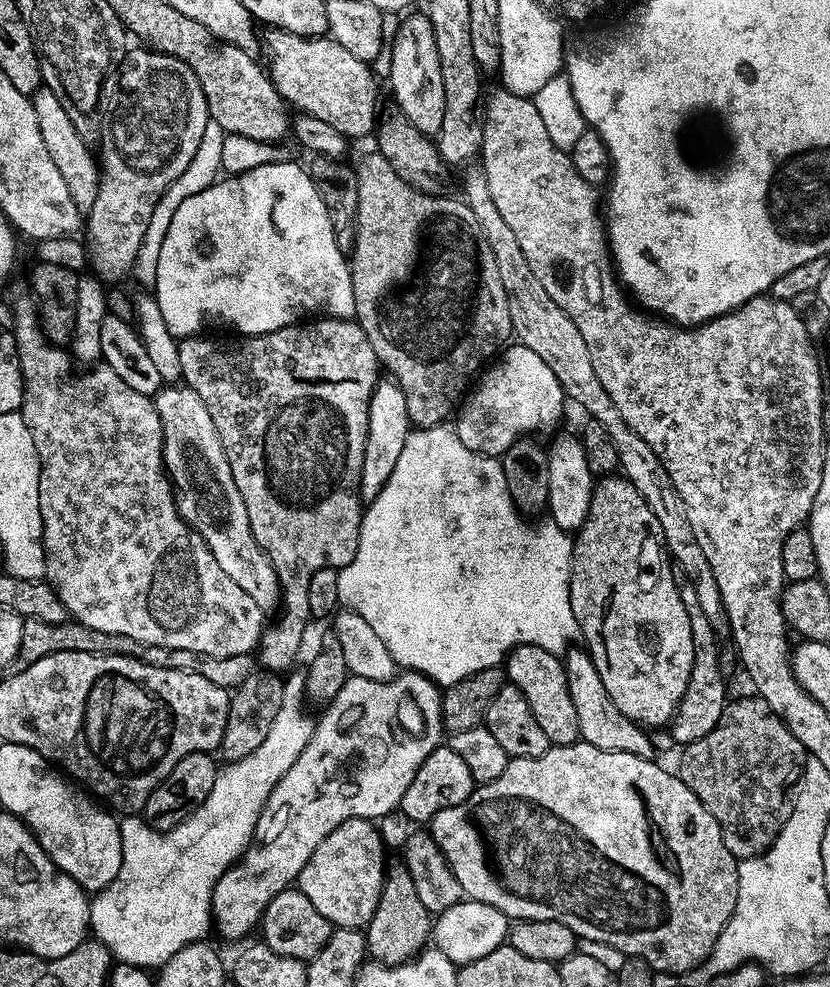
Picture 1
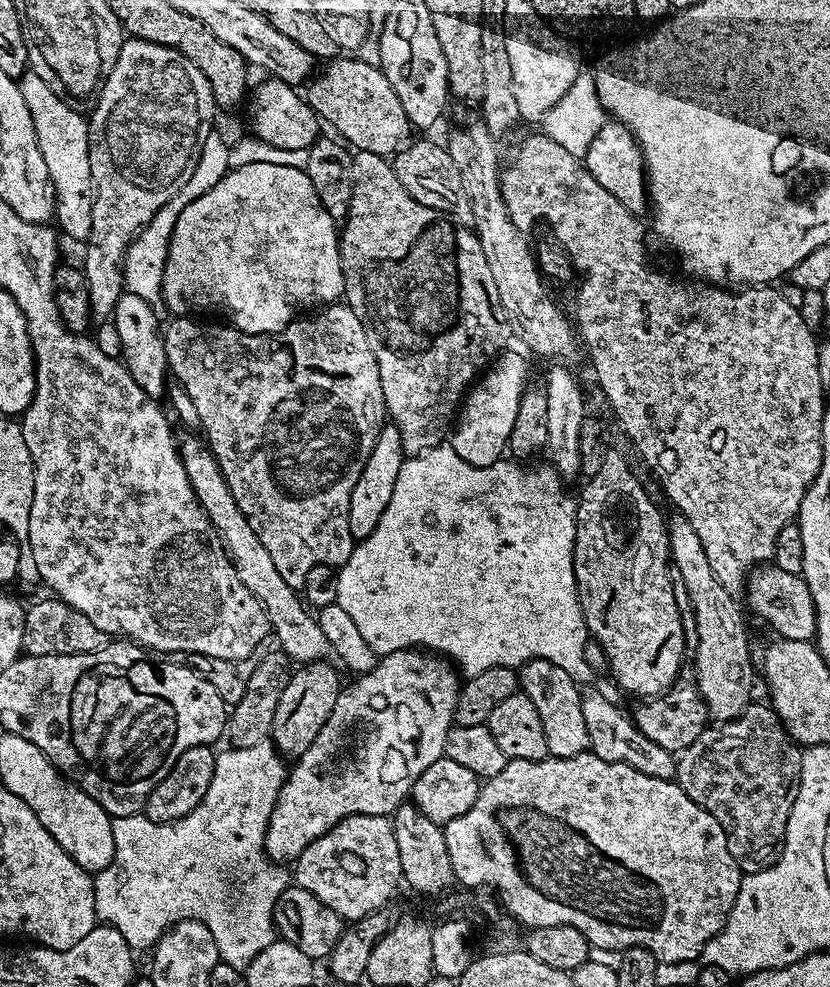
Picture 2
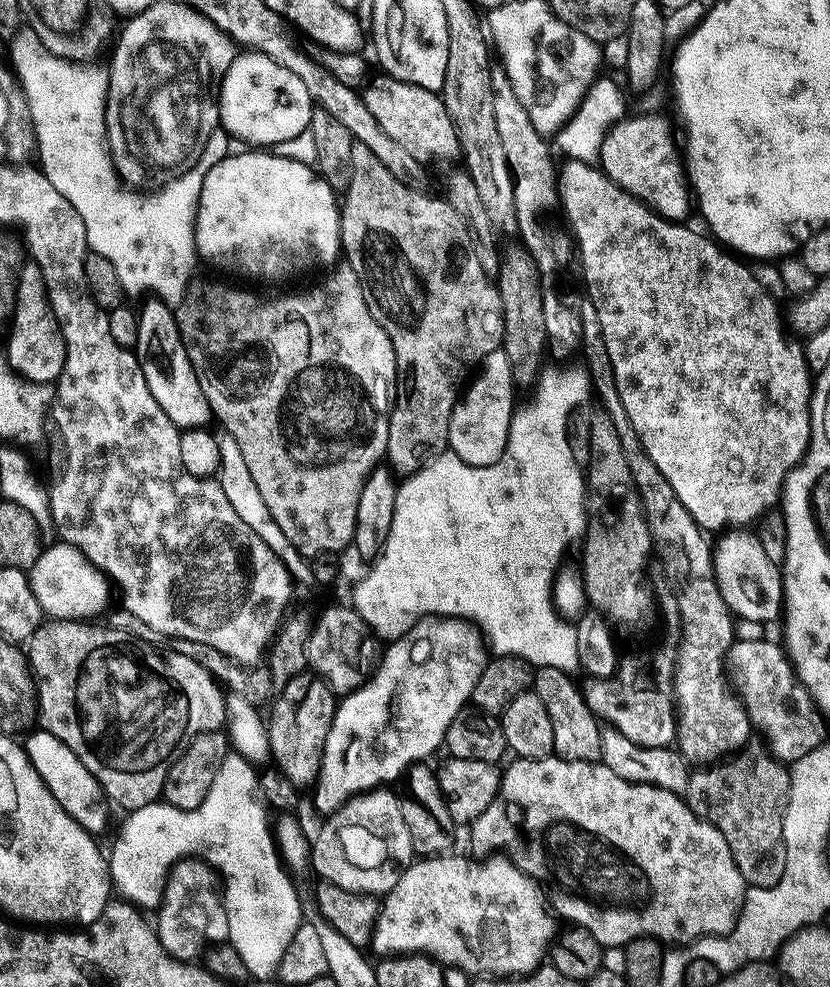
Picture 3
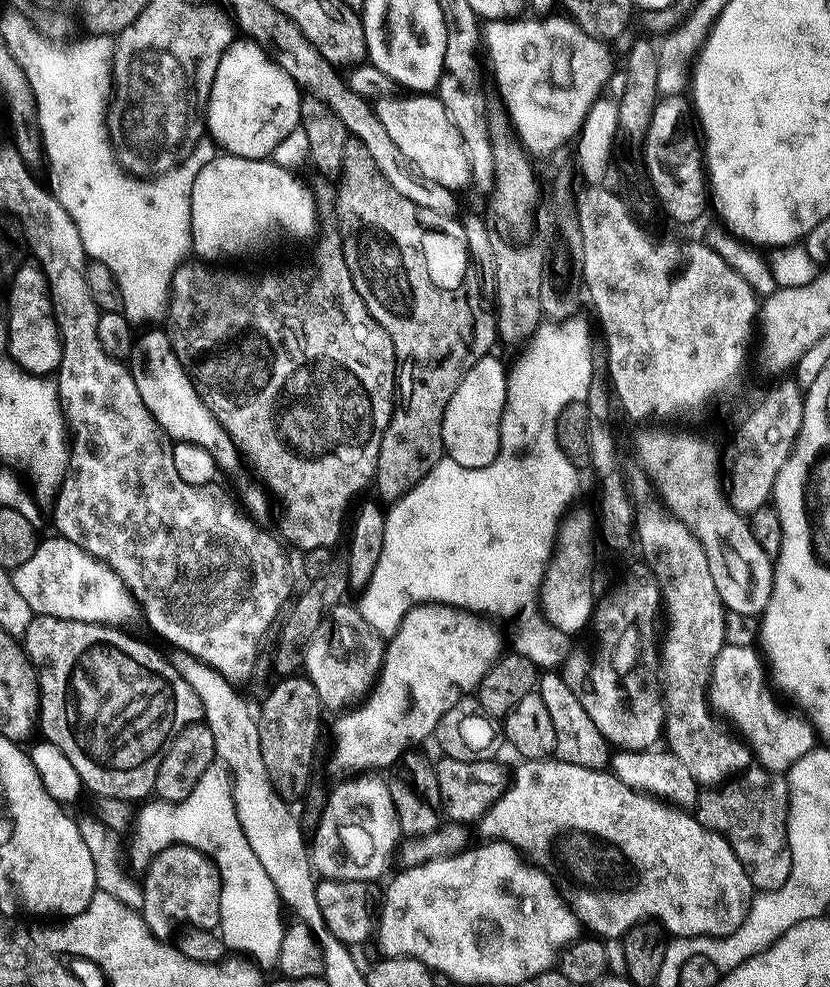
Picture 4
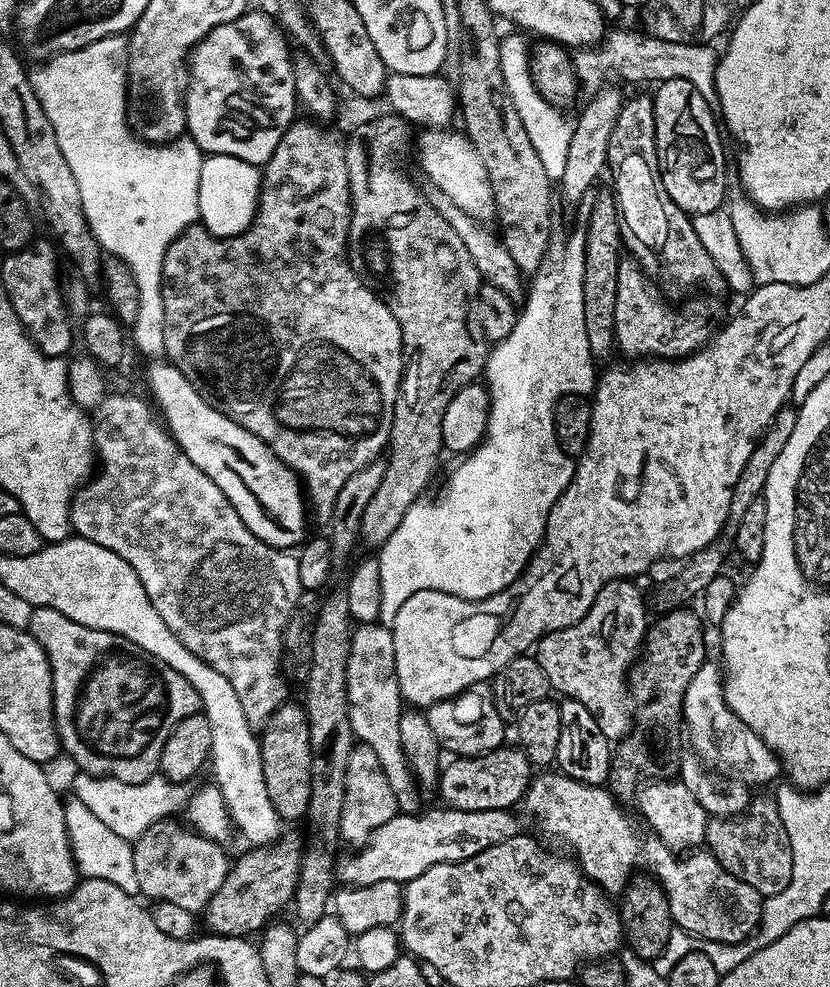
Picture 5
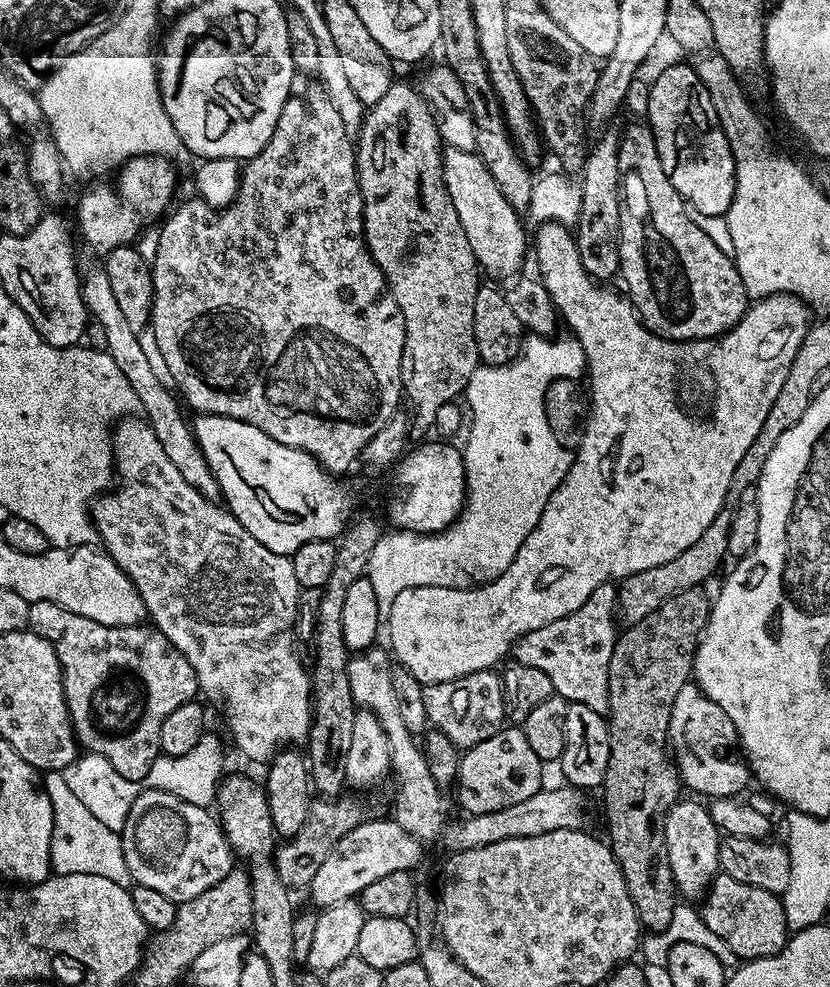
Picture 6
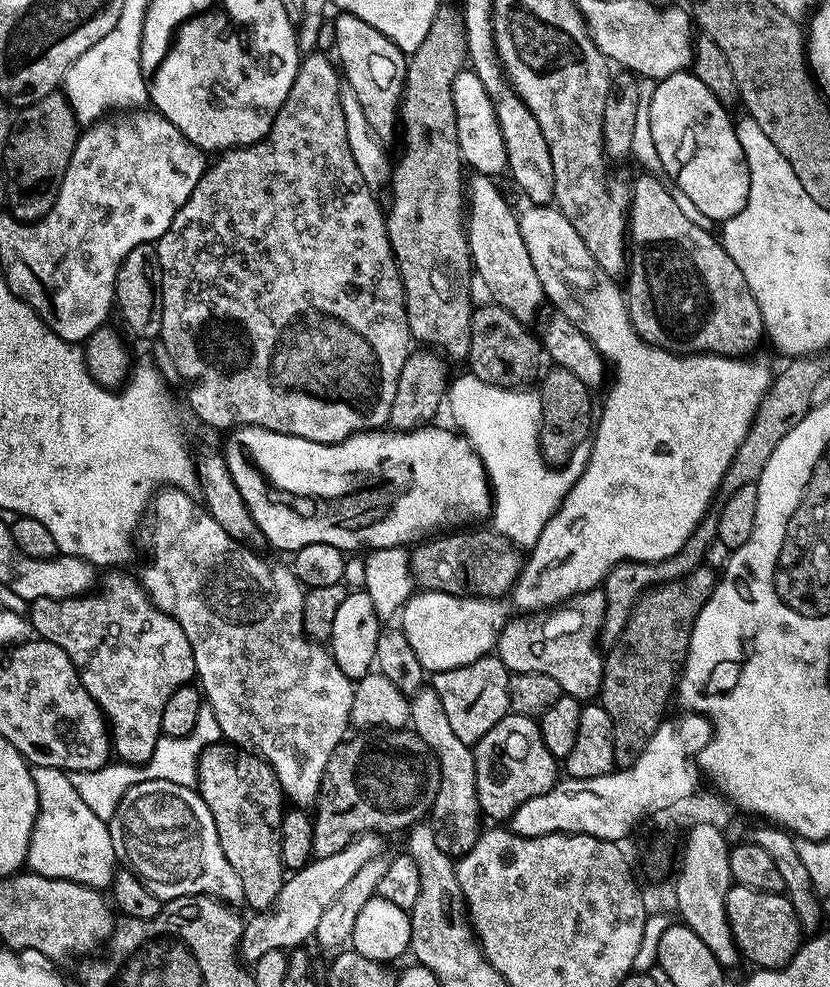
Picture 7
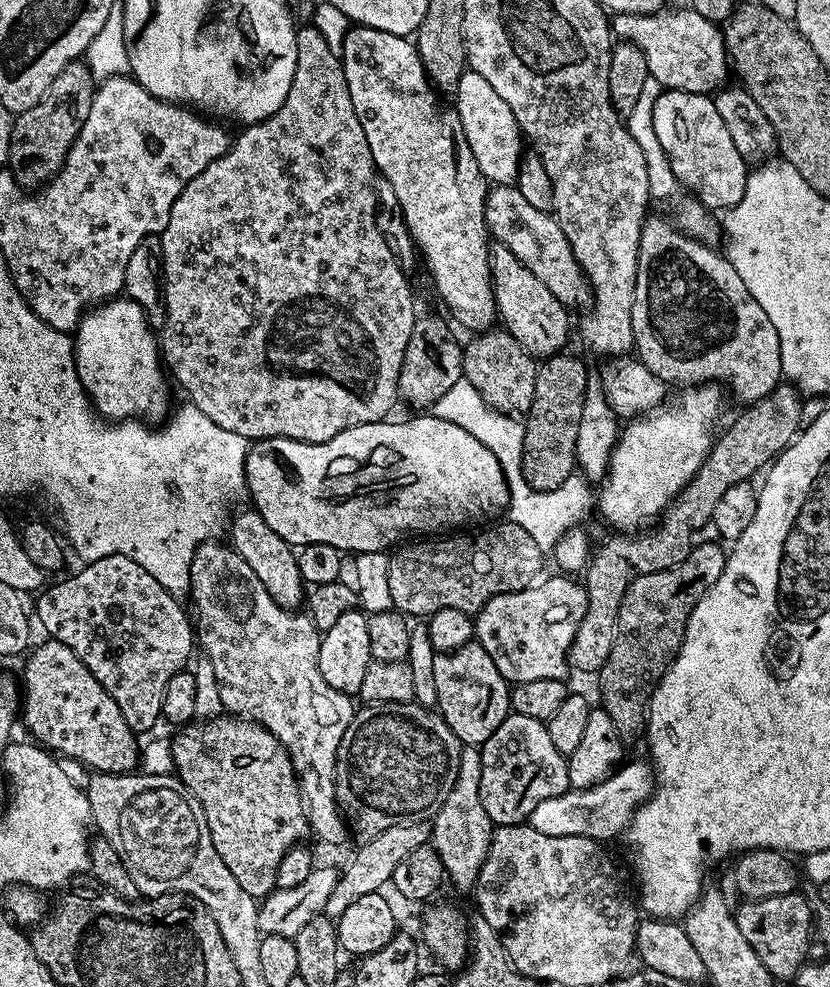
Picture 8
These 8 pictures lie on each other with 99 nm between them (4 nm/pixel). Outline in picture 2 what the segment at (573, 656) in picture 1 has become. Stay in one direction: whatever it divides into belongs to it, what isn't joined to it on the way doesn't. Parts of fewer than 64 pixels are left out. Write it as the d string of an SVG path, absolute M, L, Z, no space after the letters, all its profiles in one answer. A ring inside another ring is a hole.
M585 691L582 695L582 714L586 717L586 730L590 734L589 749L598 758L606 762L618 762L634 766L634 770L642 770L642 774L650 774L663 780L673 779L676 775L677 757L673 753L662 750L658 742L650 742L646 734L642 734L633 725L631 715L623 712L616 704L611 704L600 692Z

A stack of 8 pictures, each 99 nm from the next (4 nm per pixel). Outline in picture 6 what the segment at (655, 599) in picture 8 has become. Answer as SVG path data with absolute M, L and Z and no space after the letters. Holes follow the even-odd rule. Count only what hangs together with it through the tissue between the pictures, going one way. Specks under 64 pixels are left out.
M703 587L682 590L682 594L674 594L674 598L662 602L662 606L654 614L646 614L642 622L627 625L617 635L614 654L610 654L606 711L610 734L610 762L606 762L606 778L602 785L604 816L608 819L607 839L622 870L622 878L626 878L626 890L630 890L630 898L640 916L641 925L652 934L663 932L678 903L676 884L672 880L666 854L664 815L681 799L682 781L675 763L670 759L668 747L670 729L674 723L672 703L679 698L684 683L693 675L696 647L700 645L700 638L708 624L710 596L704 591Z

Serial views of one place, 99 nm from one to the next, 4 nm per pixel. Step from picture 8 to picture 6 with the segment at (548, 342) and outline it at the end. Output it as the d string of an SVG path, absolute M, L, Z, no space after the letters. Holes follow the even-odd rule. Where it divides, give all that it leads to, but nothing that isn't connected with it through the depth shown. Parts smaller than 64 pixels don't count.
M448 148L442 156L442 167L446 194L458 214L458 222L462 222L462 230L466 230L477 265L492 276L500 276L503 272L519 273L519 268L524 264L524 247L530 244L529 237L528 240L524 237L521 217L499 192L494 178L485 170L479 156L475 151Z

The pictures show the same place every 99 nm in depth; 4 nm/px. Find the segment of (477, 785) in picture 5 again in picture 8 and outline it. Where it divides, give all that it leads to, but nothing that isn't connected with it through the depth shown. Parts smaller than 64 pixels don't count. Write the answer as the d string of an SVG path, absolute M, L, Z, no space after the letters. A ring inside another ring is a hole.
M510 714L490 734L490 738L480 748L482 758L482 778L480 779L480 801L482 806L486 806L486 814L491 818L493 825L502 824L523 824L534 810L534 806L539 806L541 802L546 802L546 798L558 798L558 794L568 791L568 761L554 747L554 742L550 742L550 734L545 721L534 718L522 718L521 716Z

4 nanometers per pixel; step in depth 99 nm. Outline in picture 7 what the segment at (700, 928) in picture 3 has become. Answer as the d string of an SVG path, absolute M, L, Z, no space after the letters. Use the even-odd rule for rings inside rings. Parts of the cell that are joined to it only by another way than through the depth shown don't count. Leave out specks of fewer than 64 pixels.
M733 883L726 894L726 918L739 955L756 964L757 969L785 968L796 959L796 951L802 943L802 929L787 895Z

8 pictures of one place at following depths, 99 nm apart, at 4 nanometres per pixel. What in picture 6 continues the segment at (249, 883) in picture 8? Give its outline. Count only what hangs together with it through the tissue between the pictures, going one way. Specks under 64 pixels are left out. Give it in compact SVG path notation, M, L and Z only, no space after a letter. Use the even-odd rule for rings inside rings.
M225 775L220 781L220 790L216 794L218 819L224 836L228 839L228 847L237 857L240 856L246 863L248 879L252 882L252 927L253 933L260 932L264 924L273 920L280 924L291 921L294 916L292 904L288 901L289 889L278 878L274 863L274 833L272 819L268 809L268 794L259 783L255 784L248 776Z

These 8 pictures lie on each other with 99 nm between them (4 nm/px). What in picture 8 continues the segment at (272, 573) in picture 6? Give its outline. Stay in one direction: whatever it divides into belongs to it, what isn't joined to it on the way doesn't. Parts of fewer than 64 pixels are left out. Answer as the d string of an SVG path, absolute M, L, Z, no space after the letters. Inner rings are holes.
M209 542L203 544L194 554L192 565L188 573L190 574L190 597L192 596L192 608L190 604L190 616L194 621L194 636L198 641L198 648L202 653L203 659L210 662L210 666L214 666L214 678L220 683L220 702L221 705L231 715L241 717L245 720L253 720L256 724L261 724L266 730L270 730L270 734L274 734L274 738L278 738L278 742L288 751L288 757L292 760L292 765L296 771L296 778L300 781L300 796L304 800L304 813L308 819L308 827L311 835L317 836L324 844L340 844L347 836L350 836L350 828L346 823L341 810L340 803L336 801L336 759L338 758L338 750L342 738L346 734L346 726L350 726L352 715L357 710L357 705L352 704L353 697L346 692L334 690L334 686L330 686L330 682L326 682L326 678L322 678L322 670L318 670L318 654L320 653L321 633L312 622L311 616L301 614L299 611L283 608L278 606L278 602L274 602L274 598L270 598L270 594L266 590L266 586L262 586L262 582L258 582L258 574L254 574L254 570L250 570L250 566L246 566L244 559L235 552L227 543L216 544L220 542Z

